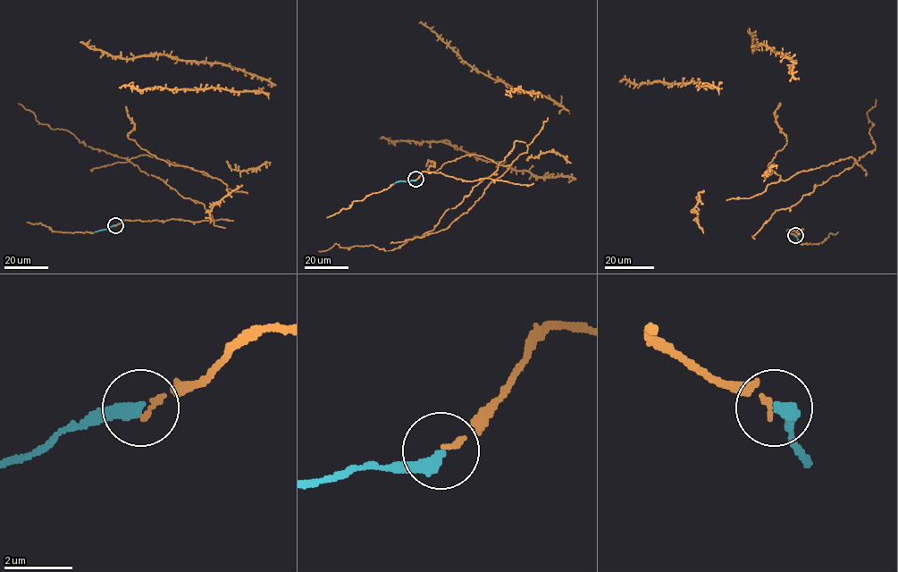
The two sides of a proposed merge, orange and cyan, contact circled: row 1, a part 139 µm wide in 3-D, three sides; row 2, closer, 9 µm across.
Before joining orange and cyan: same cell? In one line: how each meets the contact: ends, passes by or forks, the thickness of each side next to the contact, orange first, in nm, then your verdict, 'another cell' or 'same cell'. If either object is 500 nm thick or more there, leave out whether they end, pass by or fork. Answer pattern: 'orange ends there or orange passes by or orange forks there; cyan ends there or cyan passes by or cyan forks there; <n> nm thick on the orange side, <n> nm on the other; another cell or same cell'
orange ends there; cyan ends there; 170 nm thick on the orange side, 400 nm on the other; same cell

